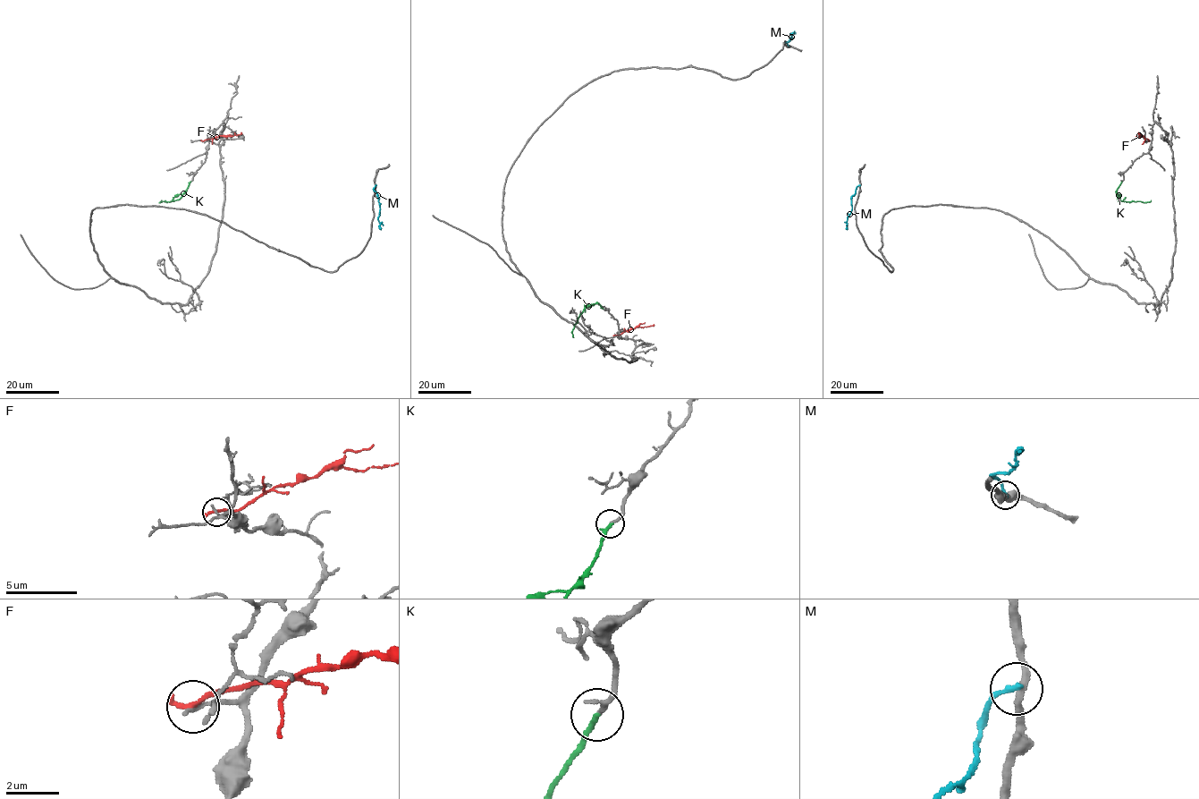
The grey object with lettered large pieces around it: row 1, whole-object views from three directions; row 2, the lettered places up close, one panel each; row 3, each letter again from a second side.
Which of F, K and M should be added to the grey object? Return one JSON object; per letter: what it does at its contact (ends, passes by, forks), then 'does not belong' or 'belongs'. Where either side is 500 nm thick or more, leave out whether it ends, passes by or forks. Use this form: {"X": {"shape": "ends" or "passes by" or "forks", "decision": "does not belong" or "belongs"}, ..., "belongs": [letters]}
{"F": {"shape": "ends", "decision": "does not belong"}, "K": {"shape": "ends", "decision": "belongs"}, "M": {"shape": "ends", "decision": "does not belong"}, "belongs": ["K"]}

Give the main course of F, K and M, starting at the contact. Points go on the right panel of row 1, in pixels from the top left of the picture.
F: (1149, 141), (1138, 132)
K: (1122, 181), (1117, 191), (1119, 199), (1144, 202), (1151, 199)
M: (859, 185), (851, 197), (847, 229)

